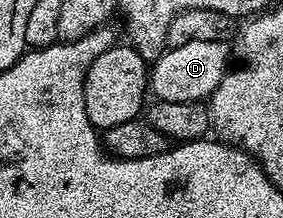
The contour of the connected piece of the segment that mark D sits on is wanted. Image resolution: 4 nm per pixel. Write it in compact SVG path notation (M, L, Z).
M187 42L184 46L166 48L149 69L148 88L163 104L202 102L220 86L231 64L232 48L226 42Z

